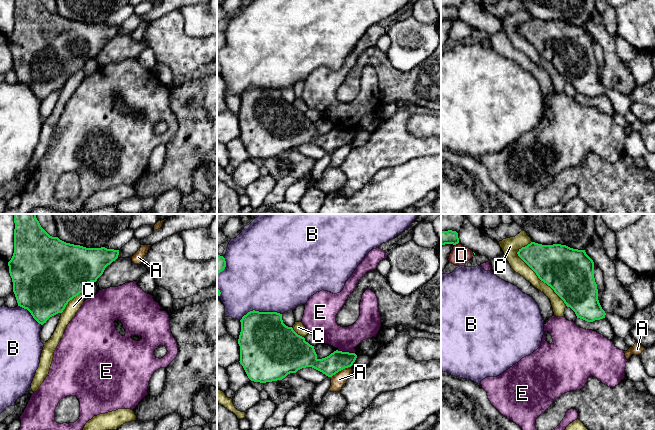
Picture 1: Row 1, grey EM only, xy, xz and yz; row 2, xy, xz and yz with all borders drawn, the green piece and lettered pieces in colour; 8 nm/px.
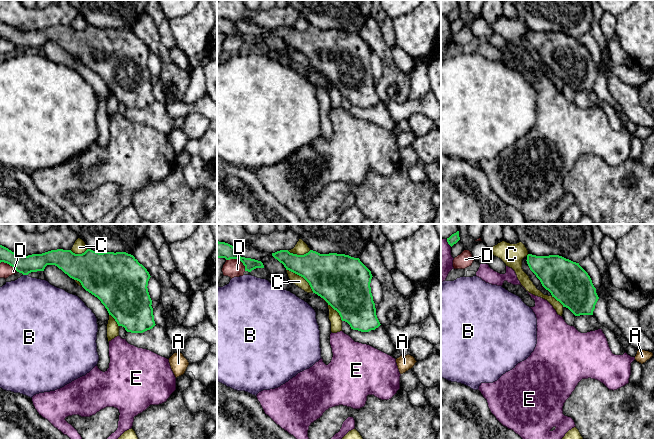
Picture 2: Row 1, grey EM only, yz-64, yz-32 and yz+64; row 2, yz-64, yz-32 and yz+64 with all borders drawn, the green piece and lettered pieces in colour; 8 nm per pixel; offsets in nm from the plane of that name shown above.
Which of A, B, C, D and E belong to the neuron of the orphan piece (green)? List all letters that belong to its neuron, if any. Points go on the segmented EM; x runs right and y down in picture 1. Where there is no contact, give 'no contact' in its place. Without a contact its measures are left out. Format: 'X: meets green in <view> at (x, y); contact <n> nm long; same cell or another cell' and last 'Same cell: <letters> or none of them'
A: meets green in xz at (340, 370); contact 180 nm long; another cell
B: meets green in xz at (260, 312); contact 340 nm long; another cell
C: meets green in yz at (539, 278); contact 600 nm long; another cell
D: meets green in yz at (456, 243); contact 40 nm long; another cell
E: meets green in xz at (346, 352); contact 150 nm long; another cell
Same cell: none of them

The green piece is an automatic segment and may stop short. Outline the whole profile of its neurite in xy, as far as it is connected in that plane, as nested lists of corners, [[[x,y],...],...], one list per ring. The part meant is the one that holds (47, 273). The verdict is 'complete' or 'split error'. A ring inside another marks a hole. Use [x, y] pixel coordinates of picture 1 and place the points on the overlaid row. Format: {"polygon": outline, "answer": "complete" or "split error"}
{"polygon": [[[14,214],[14,223],[14,253],[8,262],[13,292],[18,306],[27,309],[41,325],[46,323],[50,317],[62,313],[68,302],[83,293],[88,283],[96,282],[105,268],[115,261],[119,255],[119,250],[105,247],[86,248],[66,243],[58,237],[52,237],[41,227],[36,214]]], "answer": "complete"}

